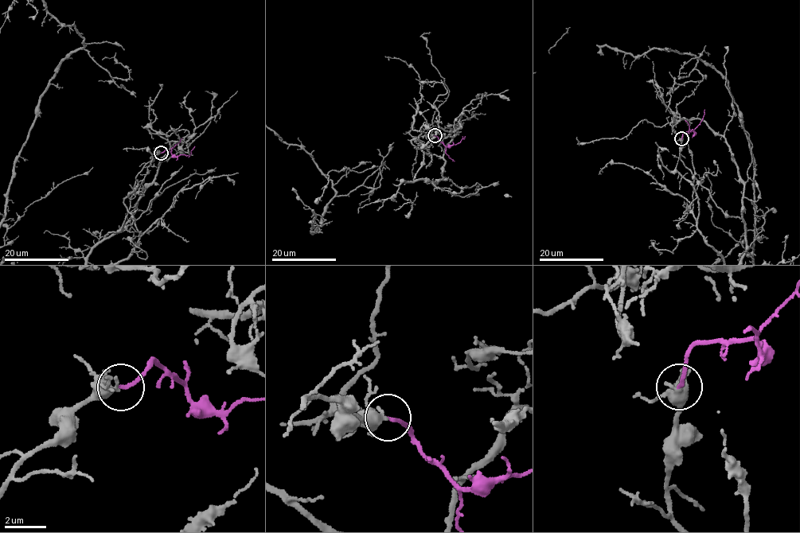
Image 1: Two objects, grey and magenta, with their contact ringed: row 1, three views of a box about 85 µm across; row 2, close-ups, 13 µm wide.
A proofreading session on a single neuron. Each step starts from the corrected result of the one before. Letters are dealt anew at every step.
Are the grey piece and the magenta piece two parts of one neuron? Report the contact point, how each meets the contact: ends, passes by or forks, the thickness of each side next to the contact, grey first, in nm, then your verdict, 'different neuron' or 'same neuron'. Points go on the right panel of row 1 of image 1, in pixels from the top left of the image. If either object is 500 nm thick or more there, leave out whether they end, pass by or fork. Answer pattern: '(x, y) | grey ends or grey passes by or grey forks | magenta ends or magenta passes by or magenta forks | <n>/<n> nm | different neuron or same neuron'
(681, 138) | grey forks | magenta ends | 340/150 nm | different neuron

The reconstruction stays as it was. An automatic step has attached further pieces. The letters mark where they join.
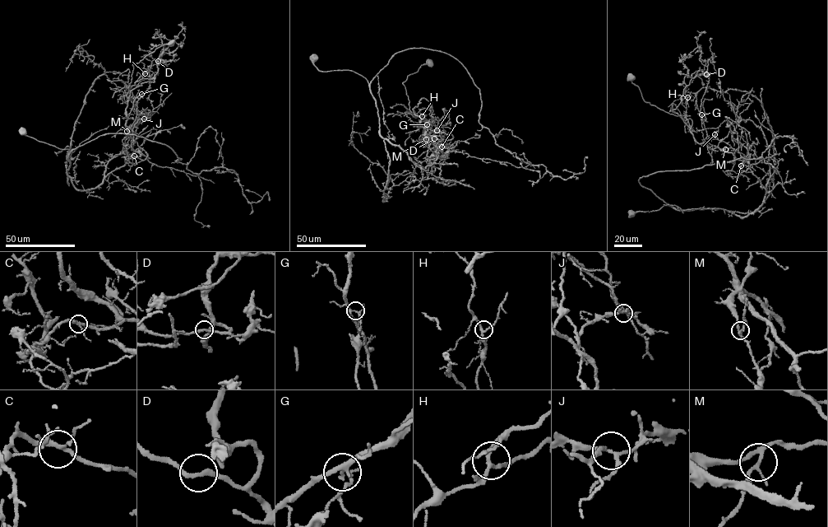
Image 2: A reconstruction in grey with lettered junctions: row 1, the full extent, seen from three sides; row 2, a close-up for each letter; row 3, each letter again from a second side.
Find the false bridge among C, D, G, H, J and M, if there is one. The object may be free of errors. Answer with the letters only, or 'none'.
G

